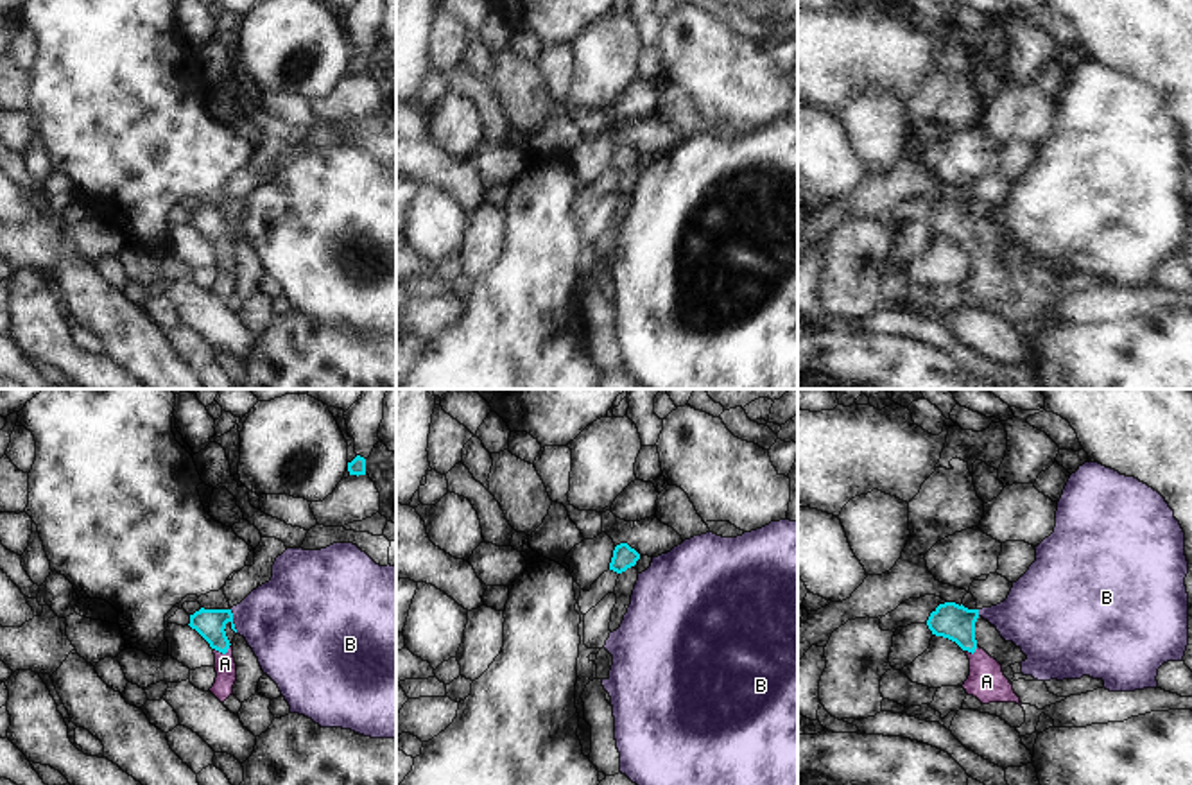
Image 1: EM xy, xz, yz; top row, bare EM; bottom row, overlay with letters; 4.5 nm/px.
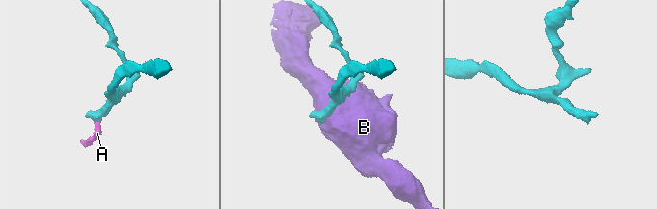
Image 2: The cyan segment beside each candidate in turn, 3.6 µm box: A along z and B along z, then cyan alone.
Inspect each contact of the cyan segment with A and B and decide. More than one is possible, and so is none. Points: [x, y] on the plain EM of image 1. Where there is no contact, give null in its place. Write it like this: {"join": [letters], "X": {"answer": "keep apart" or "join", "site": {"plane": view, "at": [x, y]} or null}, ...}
{"join": ["A"], "A": {"answer": "join", "site": {"plane": "xy", "at": [223, 251]}}, "B": {"answer": "keep apart", "site": {"plane": "xy", "at": [232, 219]}}}

